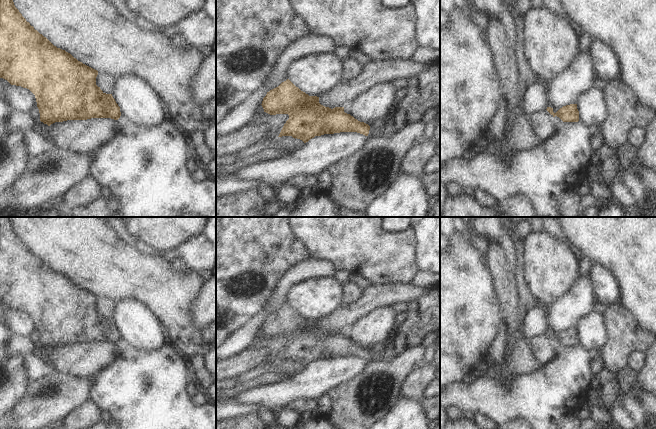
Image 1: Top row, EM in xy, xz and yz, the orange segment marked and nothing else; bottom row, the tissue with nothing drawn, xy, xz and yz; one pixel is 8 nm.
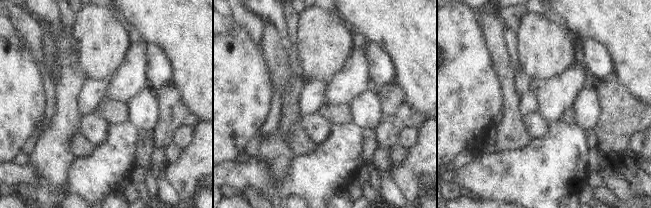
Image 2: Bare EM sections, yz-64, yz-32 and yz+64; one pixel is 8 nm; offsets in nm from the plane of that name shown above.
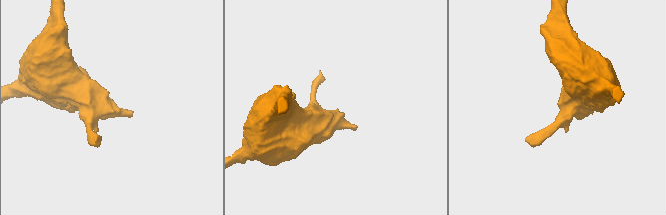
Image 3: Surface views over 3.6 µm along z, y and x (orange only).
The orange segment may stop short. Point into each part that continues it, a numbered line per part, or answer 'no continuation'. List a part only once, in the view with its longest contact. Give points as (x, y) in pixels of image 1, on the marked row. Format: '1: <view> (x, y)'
no continuation

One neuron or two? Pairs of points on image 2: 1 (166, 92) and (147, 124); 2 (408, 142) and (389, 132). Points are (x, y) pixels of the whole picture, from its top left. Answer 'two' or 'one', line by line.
1: two
2: two

